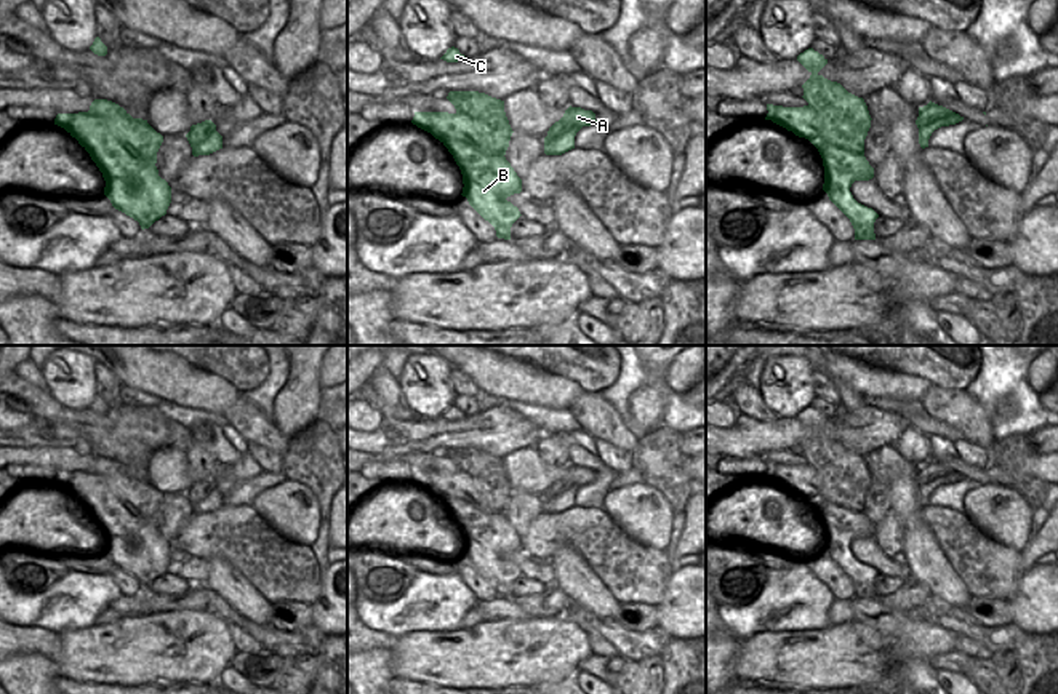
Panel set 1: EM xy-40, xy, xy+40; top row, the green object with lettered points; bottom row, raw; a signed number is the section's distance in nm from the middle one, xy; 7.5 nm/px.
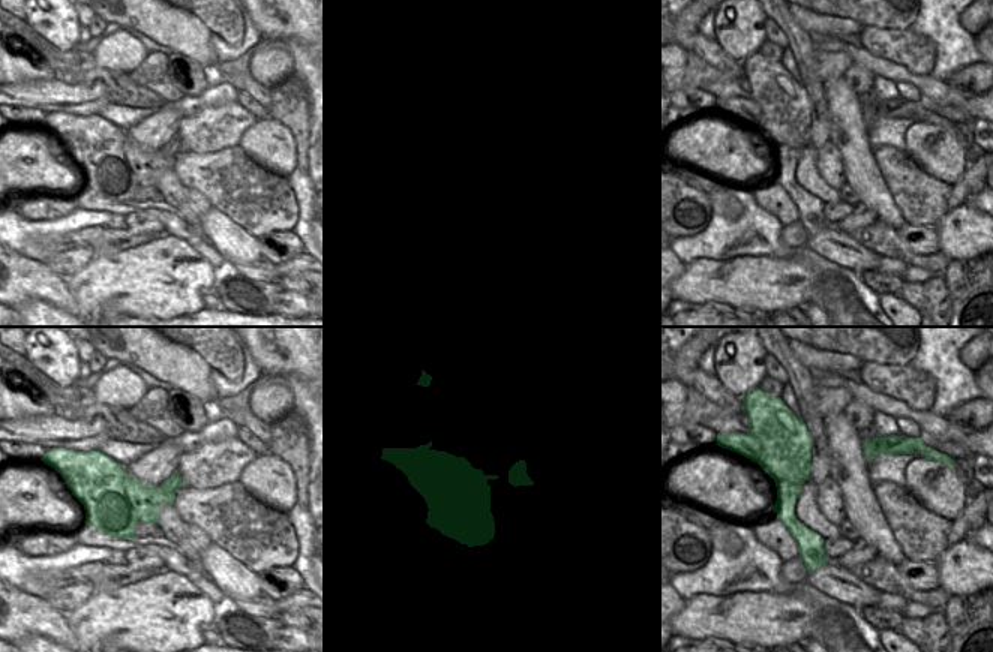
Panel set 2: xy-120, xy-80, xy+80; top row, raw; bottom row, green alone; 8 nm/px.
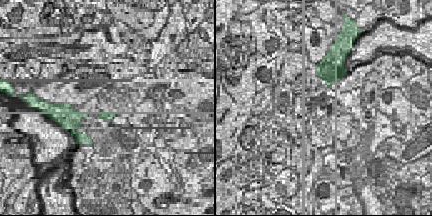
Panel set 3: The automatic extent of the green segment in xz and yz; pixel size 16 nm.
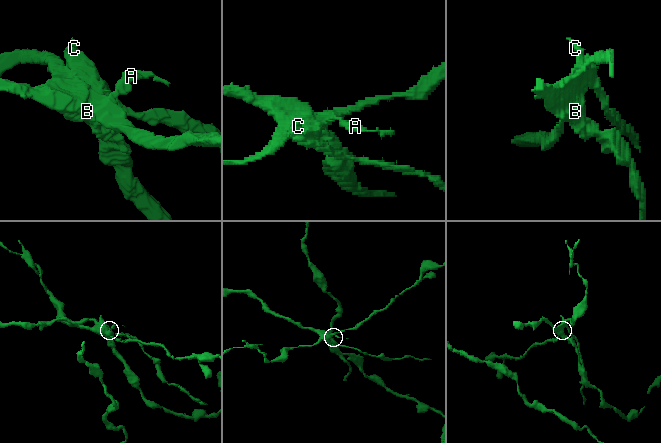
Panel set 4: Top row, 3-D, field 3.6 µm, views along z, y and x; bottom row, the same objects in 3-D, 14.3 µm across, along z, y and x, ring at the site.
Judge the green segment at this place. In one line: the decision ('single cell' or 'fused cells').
fused cells

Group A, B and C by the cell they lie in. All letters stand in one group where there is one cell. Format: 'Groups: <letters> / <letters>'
Groups: A C / B

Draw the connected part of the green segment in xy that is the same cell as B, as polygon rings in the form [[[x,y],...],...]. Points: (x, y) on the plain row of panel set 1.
[[[442,493],[439,499],[453,513],[463,532],[463,555],[488,579],[498,596],[511,598],[511,585],[522,574],[506,556],[522,550],[522,537],[504,513],[493,513],[469,496]]]

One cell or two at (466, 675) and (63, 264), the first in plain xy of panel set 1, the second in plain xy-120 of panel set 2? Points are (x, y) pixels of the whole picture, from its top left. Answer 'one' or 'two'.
two

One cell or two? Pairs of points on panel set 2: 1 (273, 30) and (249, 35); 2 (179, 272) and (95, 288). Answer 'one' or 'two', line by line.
1: two
2: one

